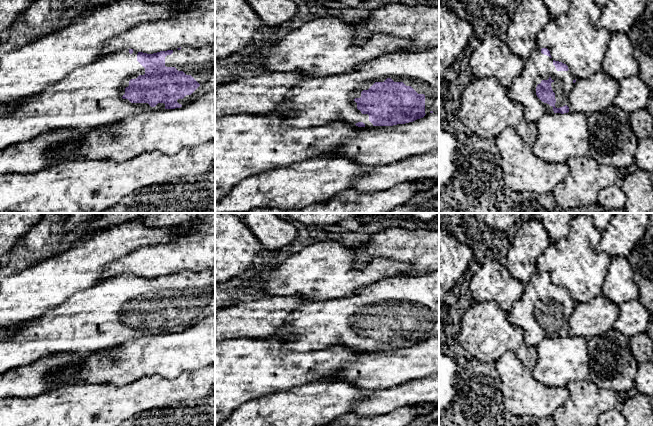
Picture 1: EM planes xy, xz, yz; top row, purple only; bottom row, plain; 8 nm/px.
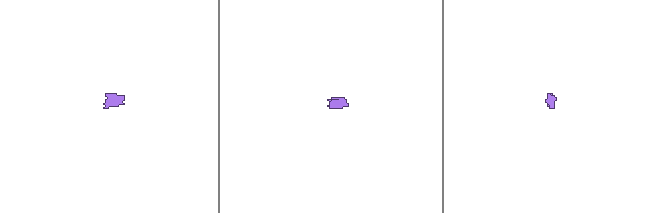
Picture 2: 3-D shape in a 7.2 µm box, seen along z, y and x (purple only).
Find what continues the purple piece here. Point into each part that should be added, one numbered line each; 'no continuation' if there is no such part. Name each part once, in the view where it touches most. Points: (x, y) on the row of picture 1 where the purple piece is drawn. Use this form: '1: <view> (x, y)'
1: xz (315, 101)

